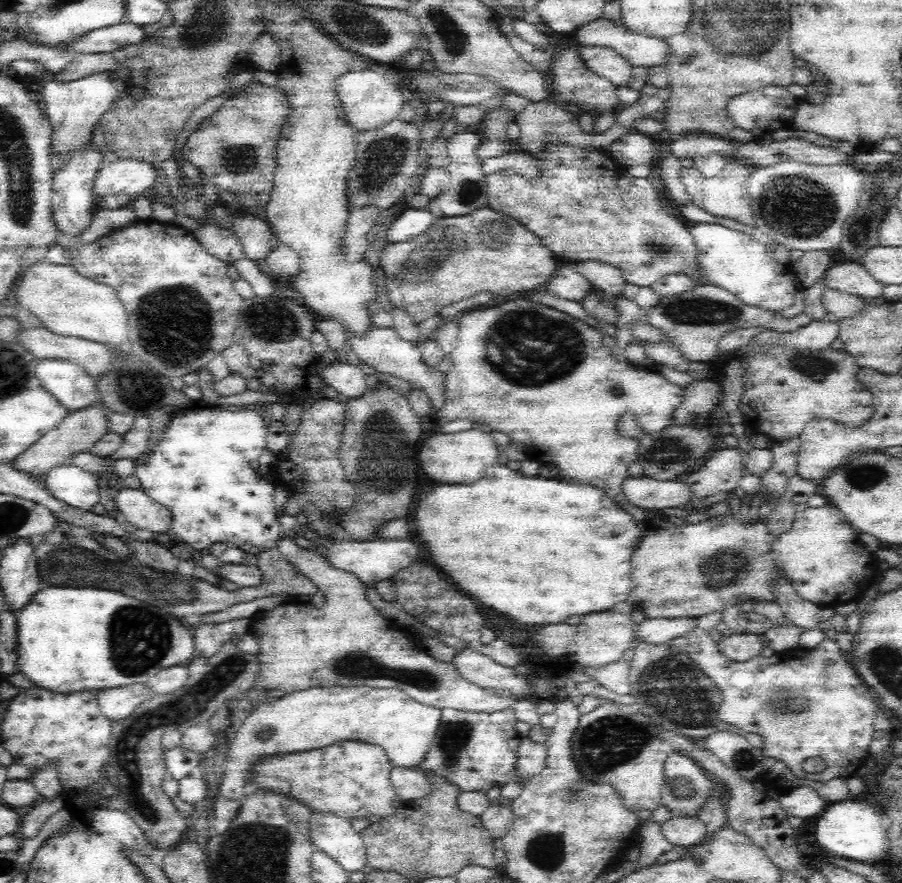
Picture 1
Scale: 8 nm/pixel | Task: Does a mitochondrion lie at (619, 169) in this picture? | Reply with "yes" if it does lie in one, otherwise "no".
no

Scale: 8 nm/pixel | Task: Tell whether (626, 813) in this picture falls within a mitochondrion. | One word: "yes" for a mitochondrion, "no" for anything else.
no

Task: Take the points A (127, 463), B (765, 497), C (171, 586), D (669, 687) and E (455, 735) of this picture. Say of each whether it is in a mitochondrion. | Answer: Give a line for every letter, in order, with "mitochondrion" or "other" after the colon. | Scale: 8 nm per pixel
A: other
B: other
C: mitochondrion
D: mitochondrion
E: mitochondrion

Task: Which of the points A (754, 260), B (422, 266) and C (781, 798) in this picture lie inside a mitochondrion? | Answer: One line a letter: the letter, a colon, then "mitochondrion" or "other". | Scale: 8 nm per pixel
A: other
B: mitochondrion
C: other

